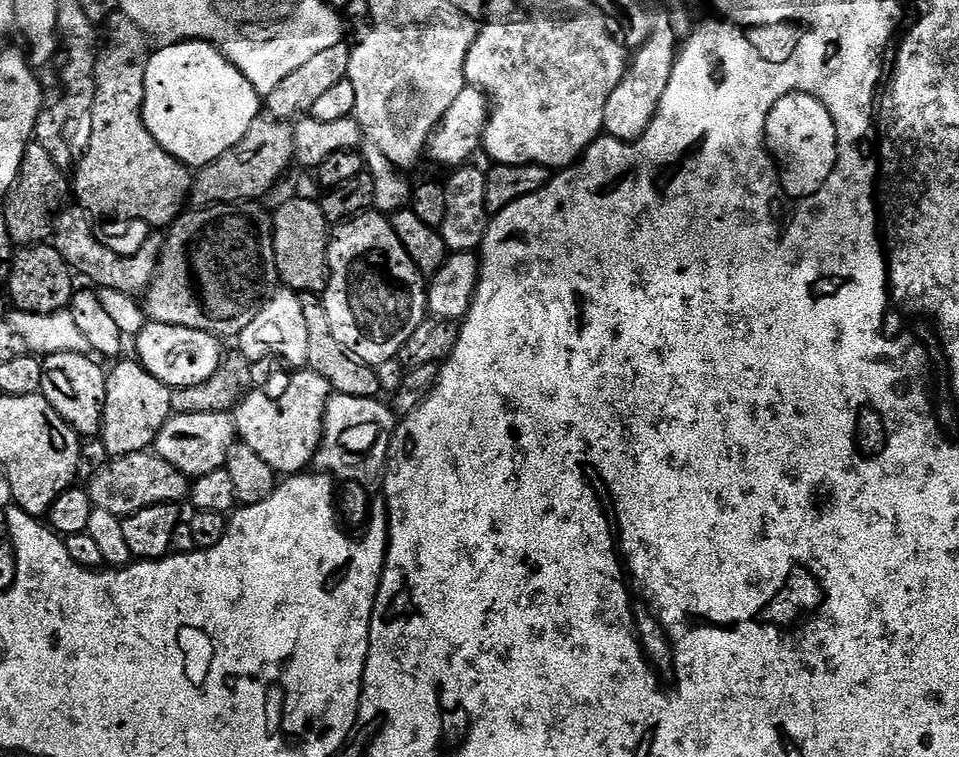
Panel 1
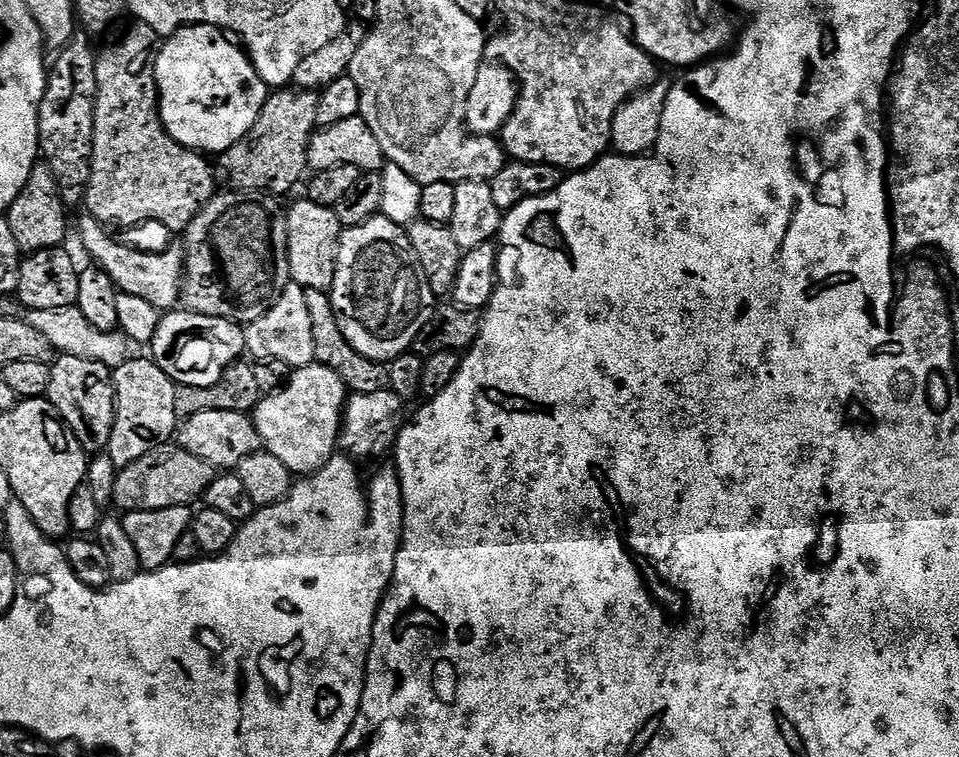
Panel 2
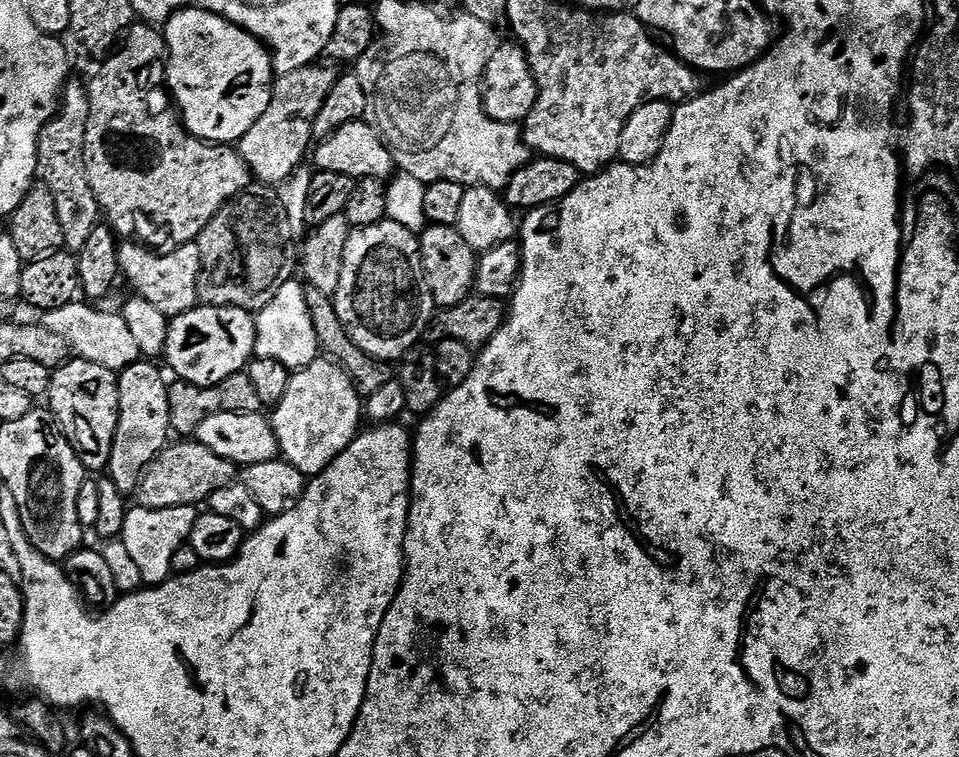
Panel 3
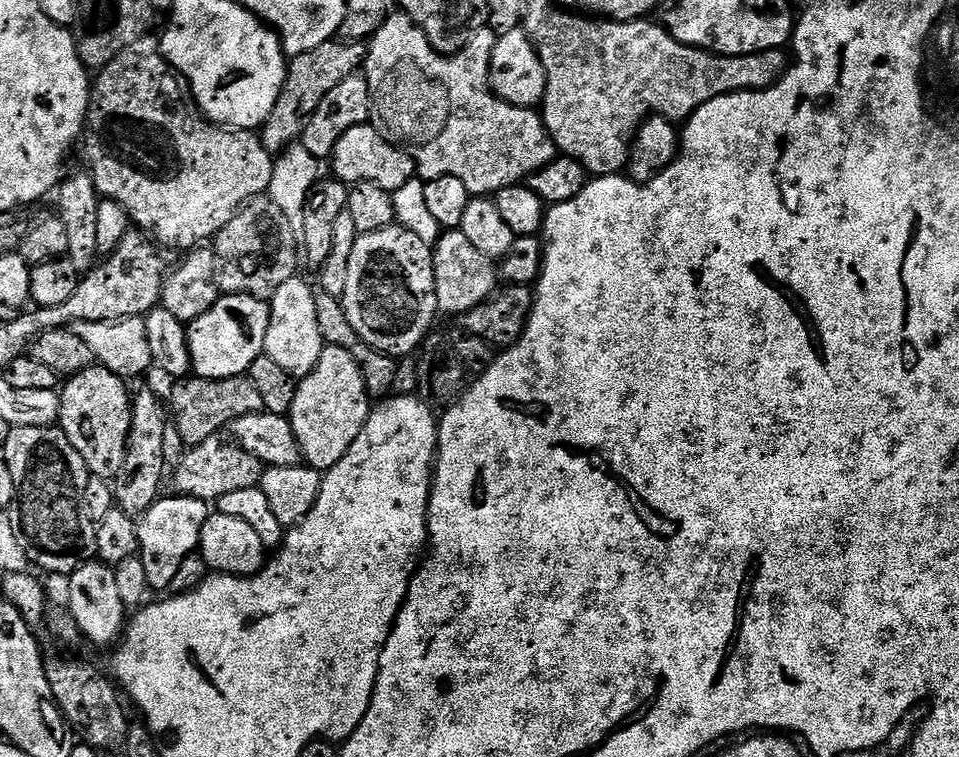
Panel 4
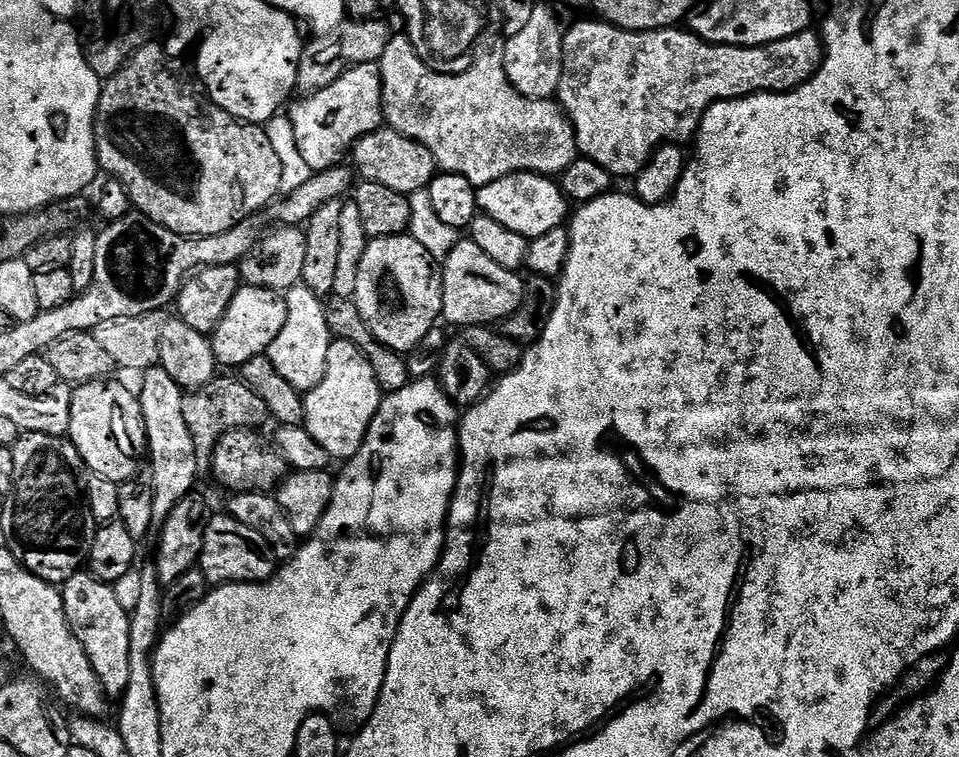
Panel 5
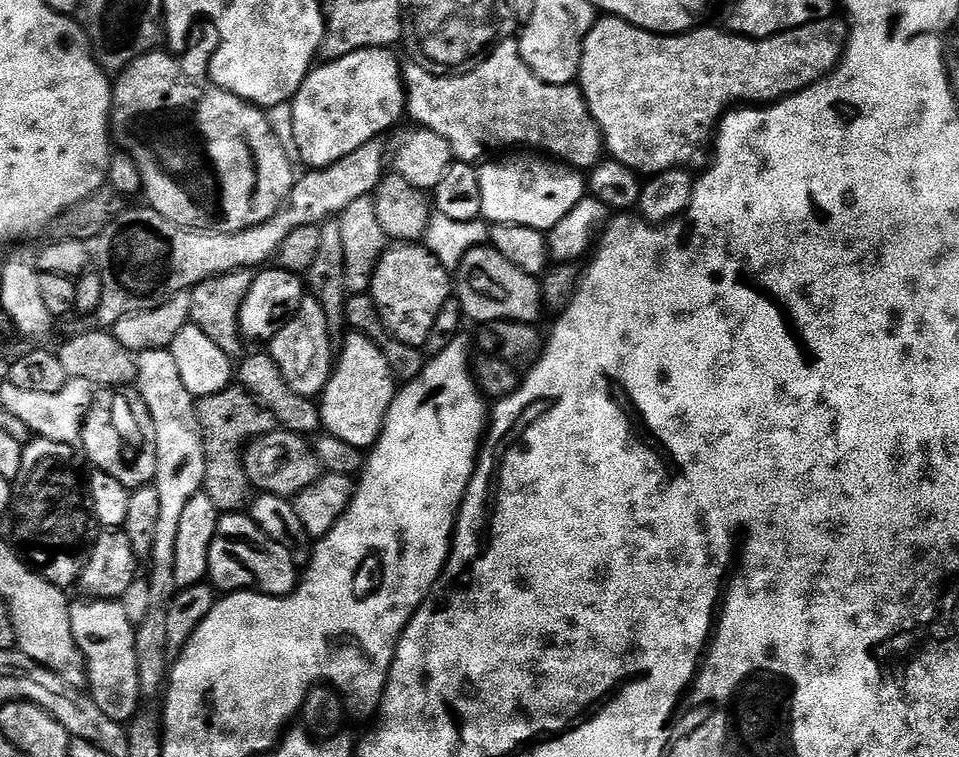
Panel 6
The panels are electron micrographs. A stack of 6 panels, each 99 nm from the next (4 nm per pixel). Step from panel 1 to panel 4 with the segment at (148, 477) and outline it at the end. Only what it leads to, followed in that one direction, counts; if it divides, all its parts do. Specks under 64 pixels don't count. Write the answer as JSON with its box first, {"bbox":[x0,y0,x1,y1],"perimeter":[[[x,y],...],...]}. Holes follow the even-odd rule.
{"bbox":[170,434,266,502],"perimeter":[[[217,434],[206,438],[206,442],[201,444],[193,444],[185,451],[179,460],[175,461],[174,468],[176,473],[171,473],[170,484],[172,484],[177,493],[181,496],[193,496],[199,500],[207,500],[215,502],[218,498],[222,498],[222,494],[231,494],[233,490],[250,490],[257,487],[264,473],[266,465],[260,461],[257,456],[250,454],[246,450],[242,450],[239,444],[235,442],[227,442],[224,444],[223,435]]]}

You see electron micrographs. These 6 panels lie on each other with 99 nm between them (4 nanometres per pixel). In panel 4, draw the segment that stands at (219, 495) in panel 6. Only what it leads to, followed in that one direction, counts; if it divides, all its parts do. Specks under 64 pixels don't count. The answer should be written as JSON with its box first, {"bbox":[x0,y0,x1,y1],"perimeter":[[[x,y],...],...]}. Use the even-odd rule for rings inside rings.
{"bbox":[170,374,264,446],"perimeter":[[[192,374],[187,378],[177,379],[173,384],[176,385],[172,388],[170,420],[186,446],[206,442],[206,438],[227,429],[232,421],[246,414],[264,411],[262,397],[258,394],[254,382],[248,380],[247,375],[211,380]]]}

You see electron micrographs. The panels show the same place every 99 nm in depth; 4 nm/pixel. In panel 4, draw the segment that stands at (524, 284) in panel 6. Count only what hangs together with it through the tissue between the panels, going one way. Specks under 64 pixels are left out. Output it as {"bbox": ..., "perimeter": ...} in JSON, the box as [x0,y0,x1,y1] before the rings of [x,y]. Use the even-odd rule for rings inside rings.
{"bbox":[432,230,498,318],"perimeter":[[[448,230],[440,236],[432,248],[434,262],[434,282],[438,294],[438,309],[448,316],[460,318],[465,312],[472,310],[487,300],[497,291],[498,268],[493,260],[482,250],[476,249],[466,239],[466,234],[458,230]]]}

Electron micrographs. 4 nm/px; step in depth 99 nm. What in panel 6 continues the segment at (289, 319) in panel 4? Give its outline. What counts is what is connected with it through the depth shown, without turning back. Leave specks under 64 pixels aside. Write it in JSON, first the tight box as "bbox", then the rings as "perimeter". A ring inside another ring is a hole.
{"bbox":[270,298,334,398],"perimeter":[[[305,298],[291,320],[280,329],[277,336],[272,337],[270,354],[274,362],[278,362],[278,370],[282,370],[290,387],[298,390],[298,394],[316,398],[324,391],[332,376],[334,367],[332,344],[334,340],[328,334],[328,323],[322,306],[318,306],[318,302],[314,299]]]}

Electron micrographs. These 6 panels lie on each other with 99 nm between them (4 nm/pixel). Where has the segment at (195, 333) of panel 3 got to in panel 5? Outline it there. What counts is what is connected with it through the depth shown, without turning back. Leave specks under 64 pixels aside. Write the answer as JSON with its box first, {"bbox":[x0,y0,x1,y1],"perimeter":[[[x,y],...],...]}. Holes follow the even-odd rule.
{"bbox":[210,287,288,370],"perimeter":[[[240,287],[234,294],[234,302],[230,302],[230,310],[226,310],[222,322],[218,322],[210,337],[217,365],[224,367],[225,364],[228,367],[225,369],[236,370],[250,362],[250,358],[265,355],[274,338],[282,334],[287,313],[288,302],[281,293],[269,288]]]}

